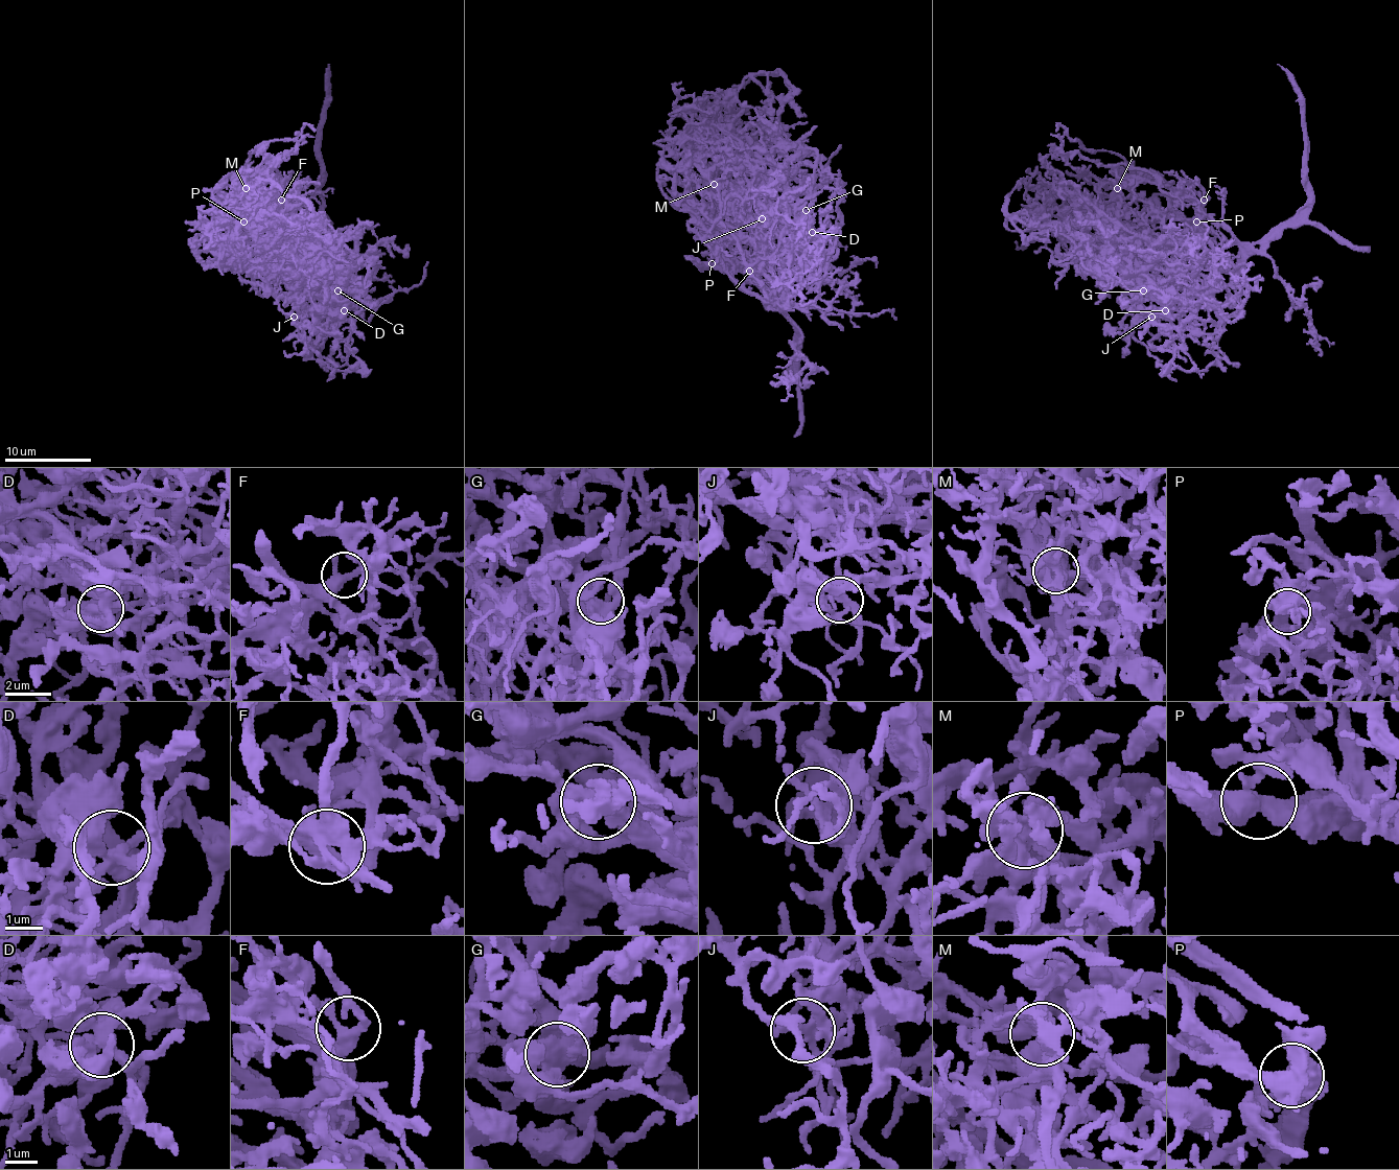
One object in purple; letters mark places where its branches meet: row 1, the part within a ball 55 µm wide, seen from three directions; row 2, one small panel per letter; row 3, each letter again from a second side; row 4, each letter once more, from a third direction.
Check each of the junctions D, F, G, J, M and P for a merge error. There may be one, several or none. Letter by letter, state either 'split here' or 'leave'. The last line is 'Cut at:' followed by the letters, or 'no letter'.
D: leave
F: leave
G: leave
J: leave
M: leave
P: leave
Cut at: no letter

